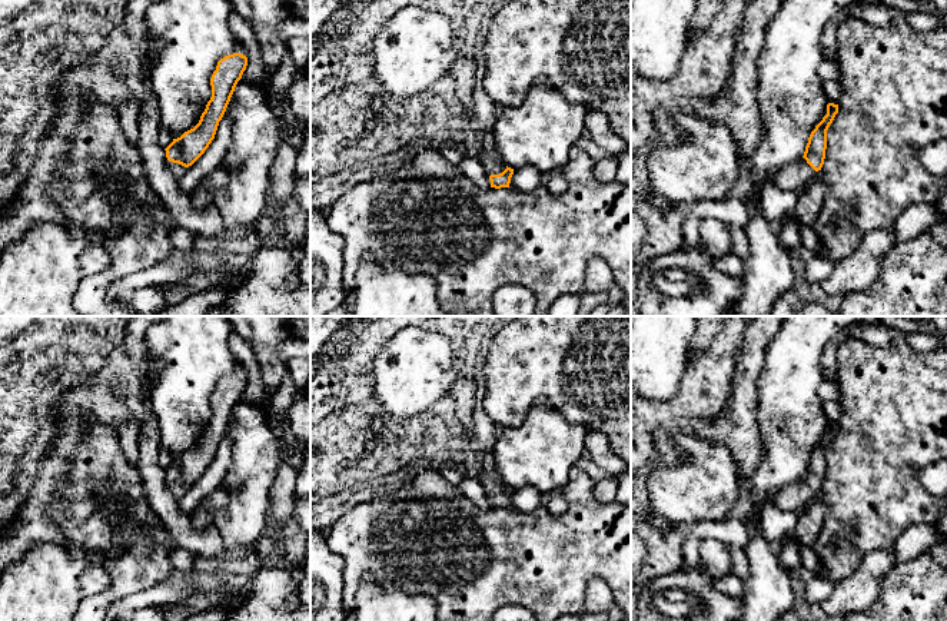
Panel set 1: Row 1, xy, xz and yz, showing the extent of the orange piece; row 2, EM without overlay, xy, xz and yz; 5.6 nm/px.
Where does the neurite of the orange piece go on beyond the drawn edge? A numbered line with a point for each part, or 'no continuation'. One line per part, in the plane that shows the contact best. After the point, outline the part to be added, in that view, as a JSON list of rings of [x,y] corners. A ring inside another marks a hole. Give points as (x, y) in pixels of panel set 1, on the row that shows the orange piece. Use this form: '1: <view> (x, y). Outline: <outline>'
1: xy (178, 170). Outline: [[[167,160],[167,167],[177,180],[180,180],[182,176],[185,175],[185,172],[187,170],[187,167],[185,167],[179,163],[169,162],[169,160]]]

